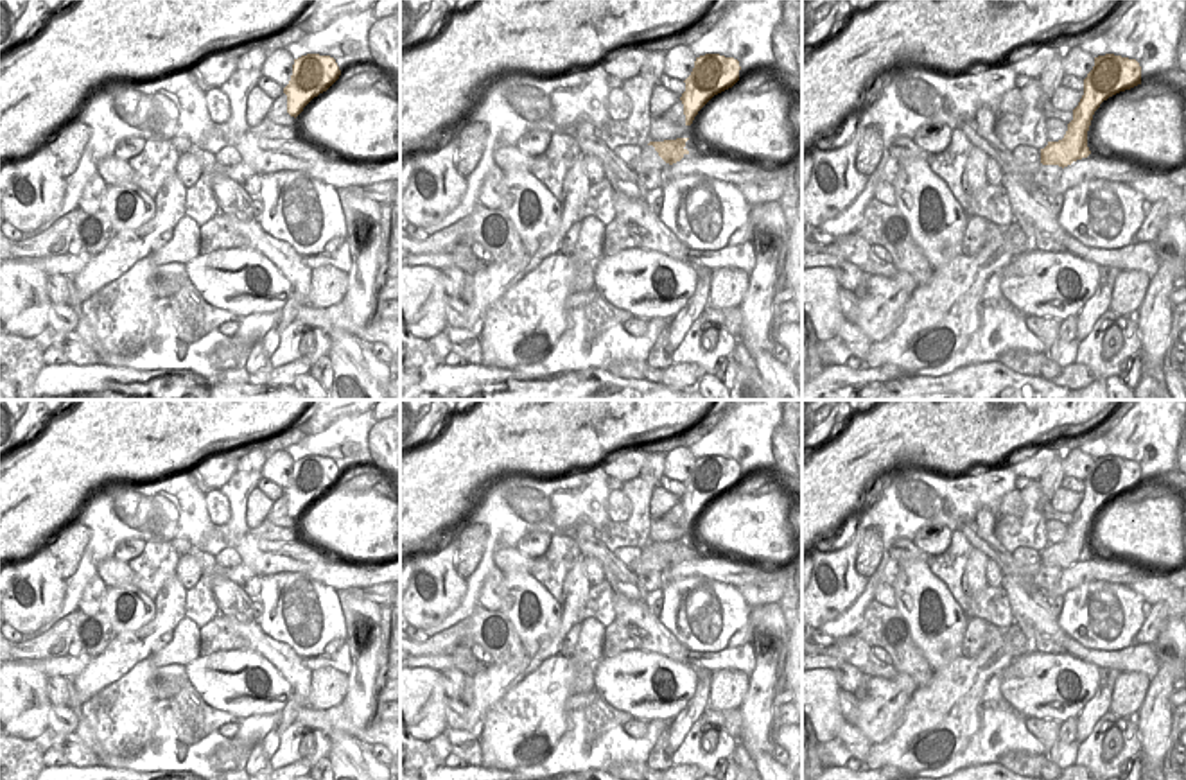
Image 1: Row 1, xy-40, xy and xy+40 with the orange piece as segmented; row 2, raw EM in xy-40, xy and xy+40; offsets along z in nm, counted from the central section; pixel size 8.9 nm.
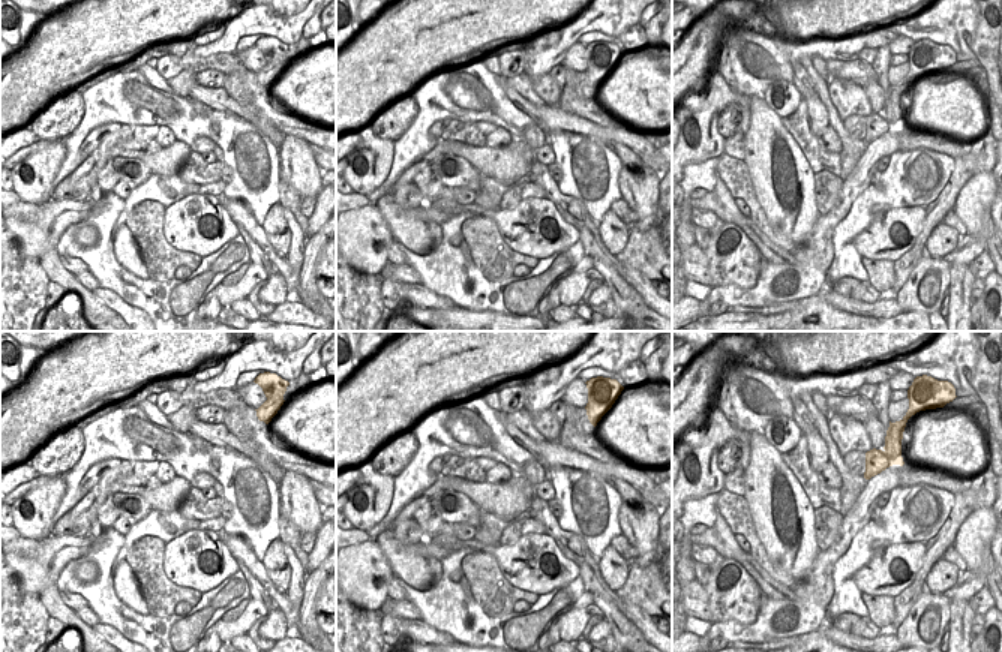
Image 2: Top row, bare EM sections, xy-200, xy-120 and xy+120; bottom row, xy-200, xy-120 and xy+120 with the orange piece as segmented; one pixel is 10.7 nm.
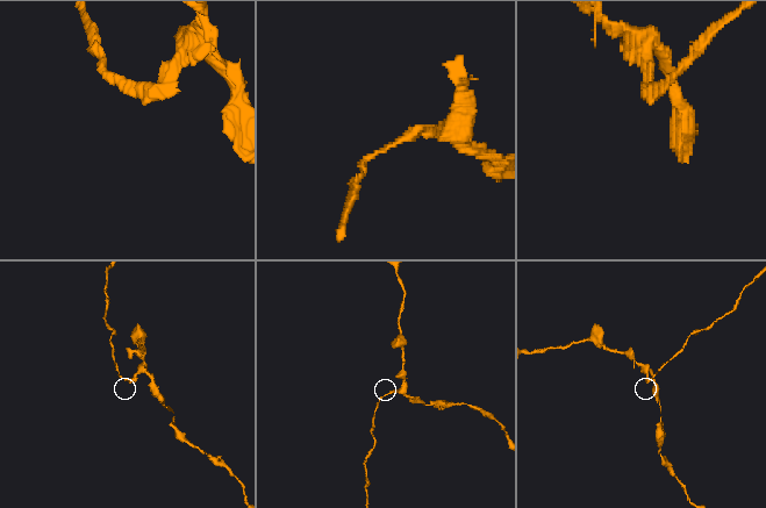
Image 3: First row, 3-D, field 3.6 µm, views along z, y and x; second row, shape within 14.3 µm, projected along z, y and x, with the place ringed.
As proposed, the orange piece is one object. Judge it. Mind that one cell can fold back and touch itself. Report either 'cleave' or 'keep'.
keep

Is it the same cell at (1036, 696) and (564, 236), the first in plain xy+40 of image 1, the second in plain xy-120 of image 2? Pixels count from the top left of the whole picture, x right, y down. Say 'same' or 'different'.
same

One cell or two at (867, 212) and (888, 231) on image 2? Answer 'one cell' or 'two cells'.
two cells

